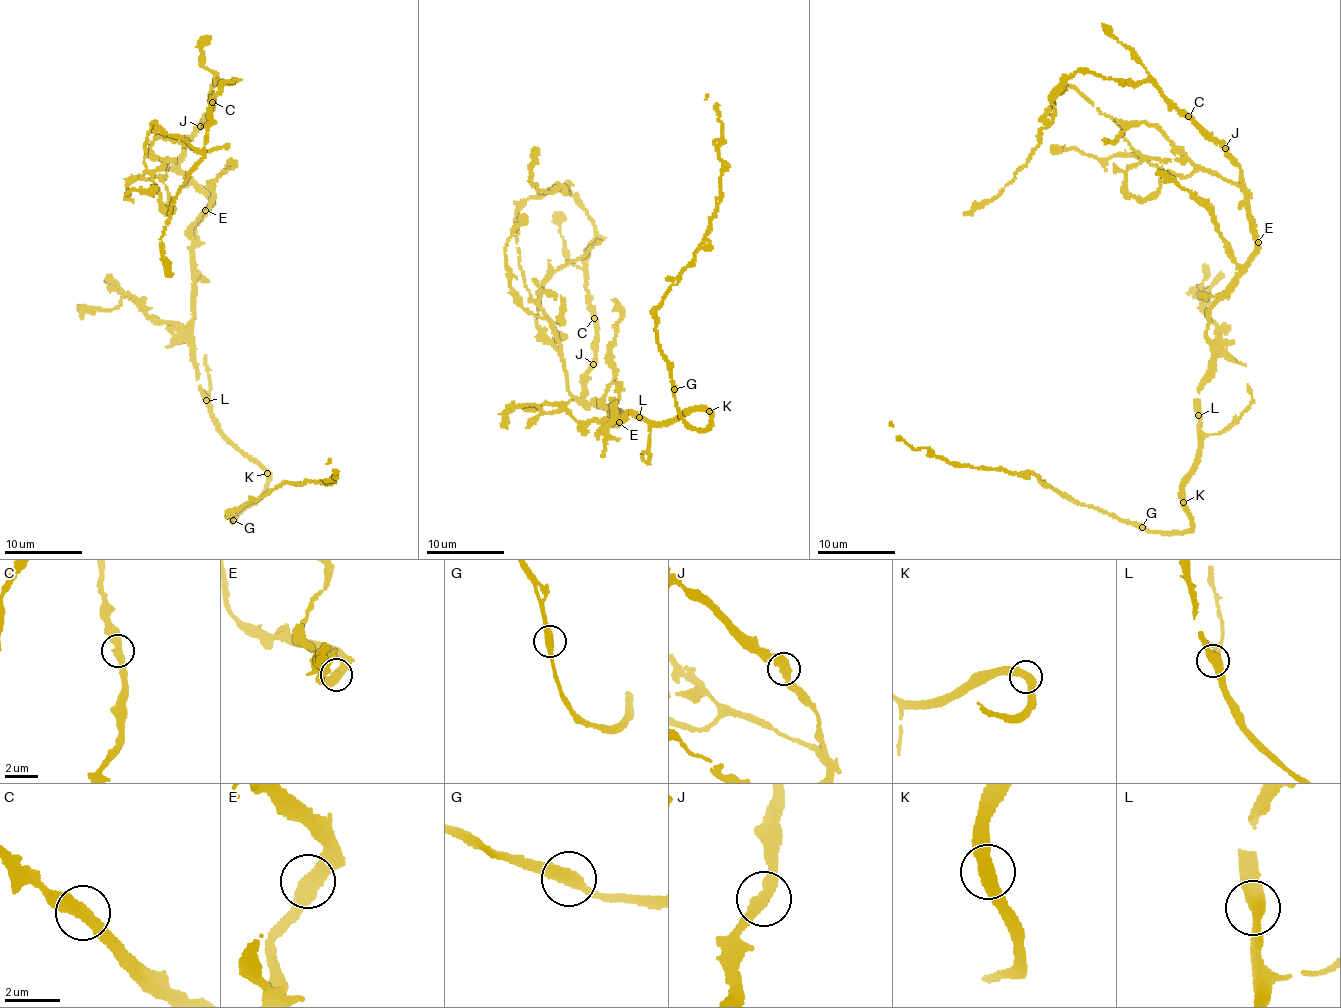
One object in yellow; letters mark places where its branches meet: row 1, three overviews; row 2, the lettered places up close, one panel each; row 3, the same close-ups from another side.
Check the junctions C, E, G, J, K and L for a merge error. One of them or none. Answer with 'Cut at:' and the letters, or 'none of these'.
Cut at: none of these

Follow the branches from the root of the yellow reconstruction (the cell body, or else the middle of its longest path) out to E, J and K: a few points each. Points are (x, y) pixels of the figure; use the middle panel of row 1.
E: (614, 403), (611, 398), (610, 422), (613, 424), (619, 421)
J: (614, 403), (611, 398), (613, 424), (621, 414), (589, 405), (583, 397), (583, 381), (594, 365)
K: (614, 403), (622, 421), (630, 413), (660, 426), (695, 410), (709, 411)

